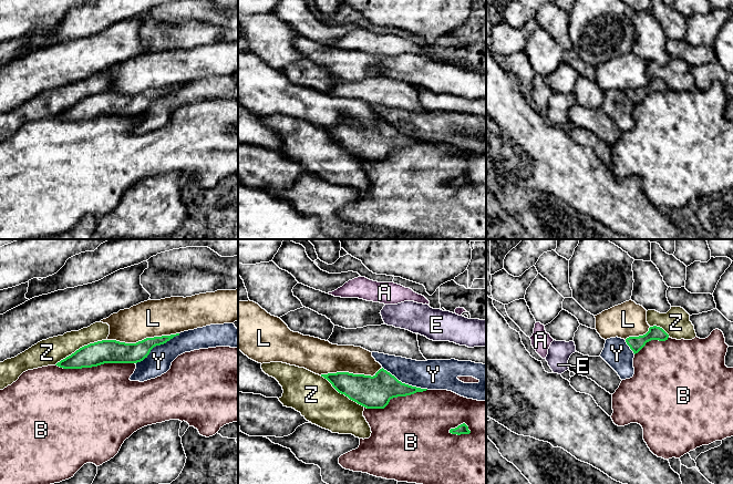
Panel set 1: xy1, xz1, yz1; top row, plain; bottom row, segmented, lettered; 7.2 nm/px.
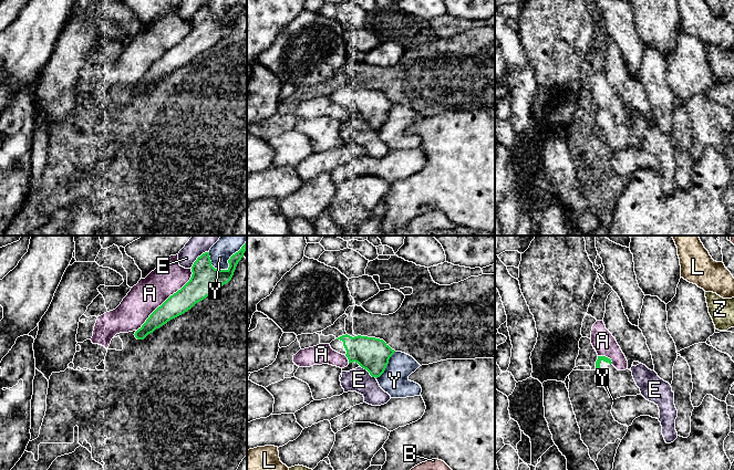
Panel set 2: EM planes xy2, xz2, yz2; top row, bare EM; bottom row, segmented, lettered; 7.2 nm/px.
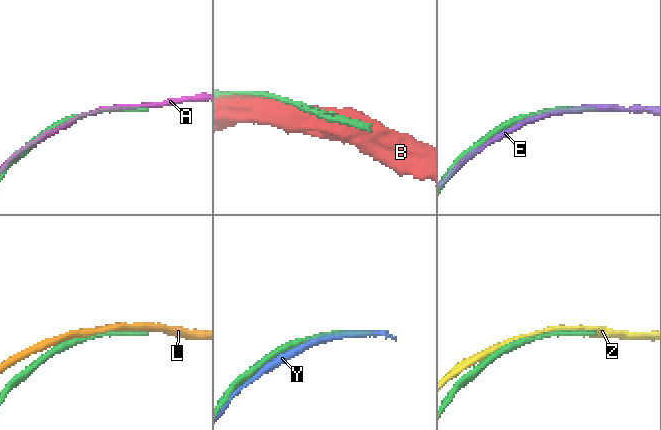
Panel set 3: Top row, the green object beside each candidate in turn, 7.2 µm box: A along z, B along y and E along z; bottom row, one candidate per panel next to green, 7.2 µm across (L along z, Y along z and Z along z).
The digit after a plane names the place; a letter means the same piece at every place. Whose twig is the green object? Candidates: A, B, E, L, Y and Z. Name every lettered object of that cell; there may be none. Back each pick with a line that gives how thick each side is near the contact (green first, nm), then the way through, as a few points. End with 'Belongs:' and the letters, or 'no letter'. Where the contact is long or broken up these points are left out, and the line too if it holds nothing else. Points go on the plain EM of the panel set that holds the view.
Belongs: no letter

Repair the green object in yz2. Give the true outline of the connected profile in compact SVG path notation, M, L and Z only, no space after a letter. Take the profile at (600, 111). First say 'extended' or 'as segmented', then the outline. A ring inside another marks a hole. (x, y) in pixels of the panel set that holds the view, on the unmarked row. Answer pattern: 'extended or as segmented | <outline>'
extended | M598 108L596 123L601 128L602 138L611 152L641 147L630 122L618 123L610 111Z

